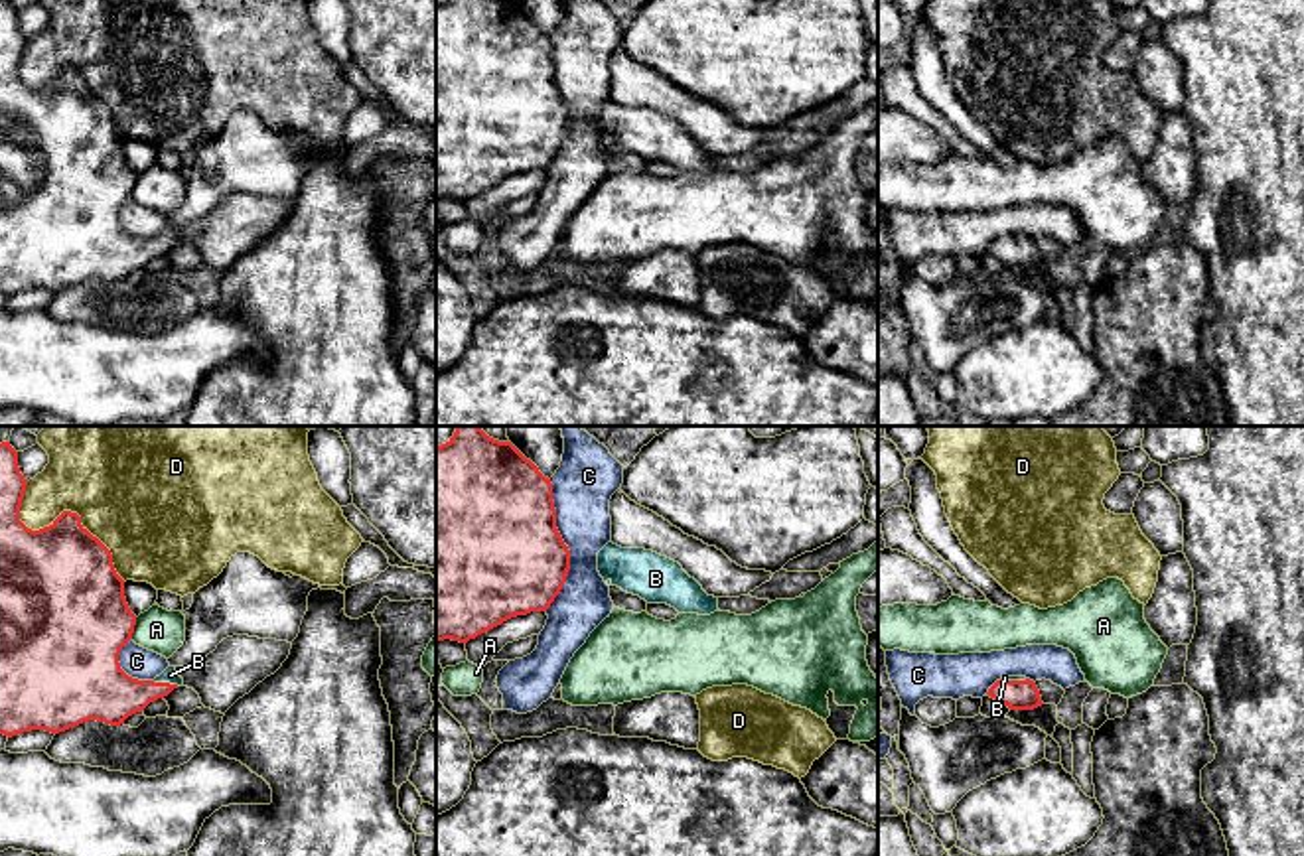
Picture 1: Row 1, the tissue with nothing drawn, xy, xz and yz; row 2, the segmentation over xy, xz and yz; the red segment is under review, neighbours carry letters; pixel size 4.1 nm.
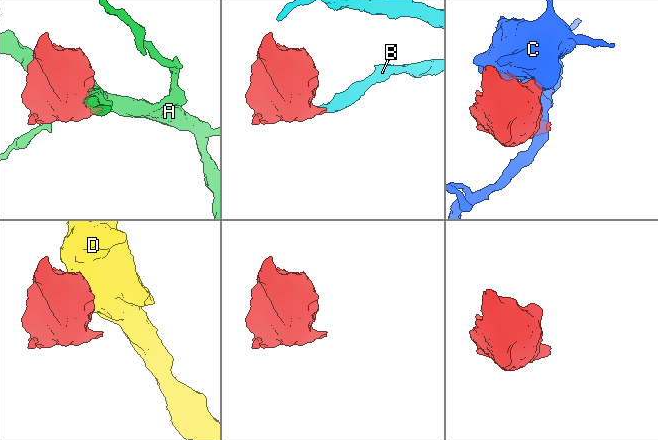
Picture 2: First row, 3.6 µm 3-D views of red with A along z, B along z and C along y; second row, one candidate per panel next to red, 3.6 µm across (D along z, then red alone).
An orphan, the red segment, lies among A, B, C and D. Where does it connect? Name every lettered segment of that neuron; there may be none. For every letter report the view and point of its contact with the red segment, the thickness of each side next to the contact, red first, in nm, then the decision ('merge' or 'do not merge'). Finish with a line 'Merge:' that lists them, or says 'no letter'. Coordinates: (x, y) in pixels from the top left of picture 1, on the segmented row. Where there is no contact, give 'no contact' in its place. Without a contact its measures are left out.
A: xy (133, 628) | 460/180 nm | do not merge
B: xy (166, 683) | 220/70 nm | merge
C: xz (565, 545) | 480/240 nm | do not merge
D: xy (64, 511) | 400/460 nm | do not merge
Merge: B

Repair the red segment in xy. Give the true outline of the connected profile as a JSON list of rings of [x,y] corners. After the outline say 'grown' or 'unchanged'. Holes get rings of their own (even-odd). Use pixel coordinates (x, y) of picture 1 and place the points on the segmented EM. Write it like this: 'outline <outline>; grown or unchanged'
outline [[[0,444],[0,734],[12,738],[30,730],[65,732],[97,720],[120,726],[150,702],[183,686],[176,667],[154,680],[128,677],[118,663],[120,649],[132,639],[136,615],[124,598],[124,580],[116,574],[110,550],[93,536],[81,517],[63,511],[49,527],[28,529],[20,507],[28,479],[20,473],[18,452]]]; grown

